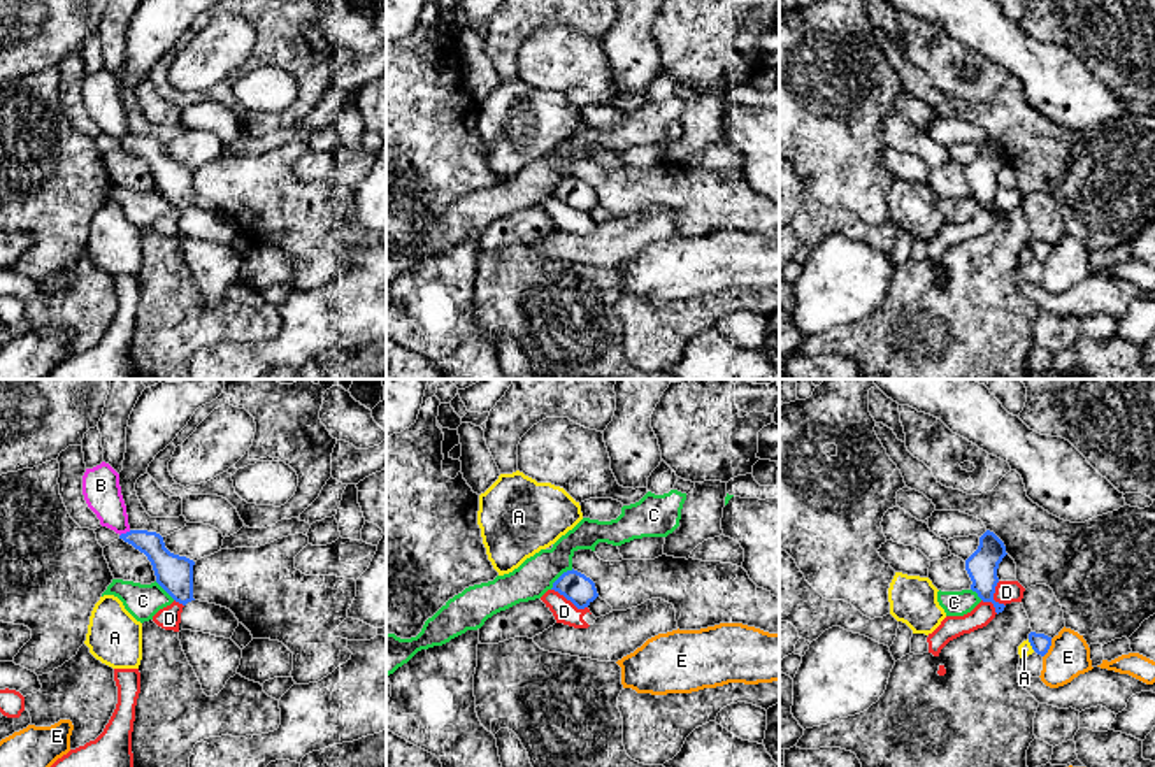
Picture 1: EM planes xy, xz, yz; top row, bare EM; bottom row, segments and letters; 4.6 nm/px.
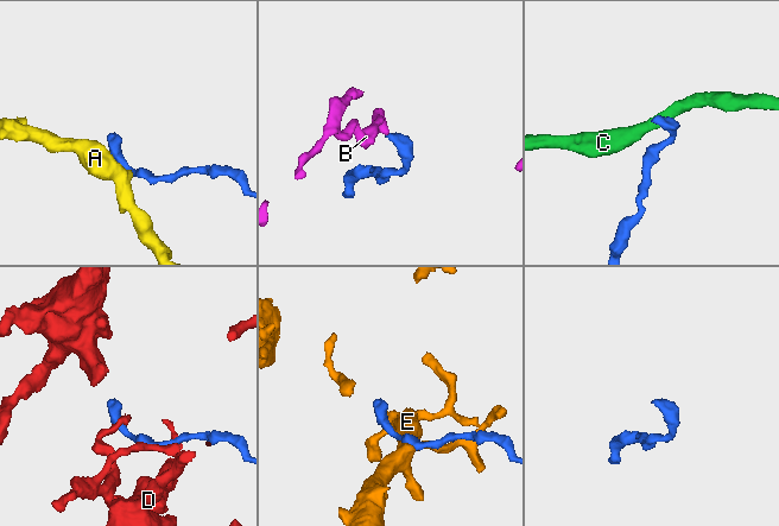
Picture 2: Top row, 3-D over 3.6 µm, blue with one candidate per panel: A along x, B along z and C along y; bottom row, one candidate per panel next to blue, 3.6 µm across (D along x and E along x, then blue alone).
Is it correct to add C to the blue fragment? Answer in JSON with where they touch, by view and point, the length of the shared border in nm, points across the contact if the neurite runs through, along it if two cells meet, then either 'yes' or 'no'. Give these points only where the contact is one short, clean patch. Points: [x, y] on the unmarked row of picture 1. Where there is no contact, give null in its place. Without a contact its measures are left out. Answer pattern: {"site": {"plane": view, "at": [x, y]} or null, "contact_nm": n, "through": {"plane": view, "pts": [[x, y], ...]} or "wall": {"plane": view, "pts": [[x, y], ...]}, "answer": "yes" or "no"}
{"site": {"plane": "xz", "at": [560, 183]}, "contact_nm": 140, "wall": {"plane": "xz", "pts": [[573, 176], [567, 176], [550, 195]]}, "answer": "no"}

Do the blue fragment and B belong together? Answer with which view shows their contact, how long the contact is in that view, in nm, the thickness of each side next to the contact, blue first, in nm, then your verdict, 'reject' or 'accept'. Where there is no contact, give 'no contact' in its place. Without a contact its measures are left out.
meets blue in xy; contact 60 nm long; 140 nm thick on the blue side, 180 nm on the other; accept

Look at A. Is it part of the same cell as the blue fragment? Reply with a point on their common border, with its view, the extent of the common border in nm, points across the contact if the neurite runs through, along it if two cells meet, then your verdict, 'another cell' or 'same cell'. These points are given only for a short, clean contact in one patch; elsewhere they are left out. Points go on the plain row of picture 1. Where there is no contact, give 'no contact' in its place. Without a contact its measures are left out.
meets blue in yz at (1031, 251); contact 70 nm long; border along yz (1027, 246), (1034, 257); another cell

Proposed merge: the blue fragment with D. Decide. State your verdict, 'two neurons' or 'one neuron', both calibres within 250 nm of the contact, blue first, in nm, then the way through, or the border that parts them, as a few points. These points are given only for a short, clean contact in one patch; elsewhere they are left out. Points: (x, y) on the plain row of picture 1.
two neurons | 150/110 nm

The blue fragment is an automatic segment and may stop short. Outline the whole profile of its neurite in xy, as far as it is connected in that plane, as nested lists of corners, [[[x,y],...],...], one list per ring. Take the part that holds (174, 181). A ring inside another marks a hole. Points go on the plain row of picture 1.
[[[105,68],[86,75],[82,102],[88,114],[97,121],[102,133],[114,137],[119,146],[144,160],[153,172],[156,190],[179,211],[193,205],[195,168],[170,160],[163,144],[156,139],[132,137],[126,112],[121,102],[119,81]]]

